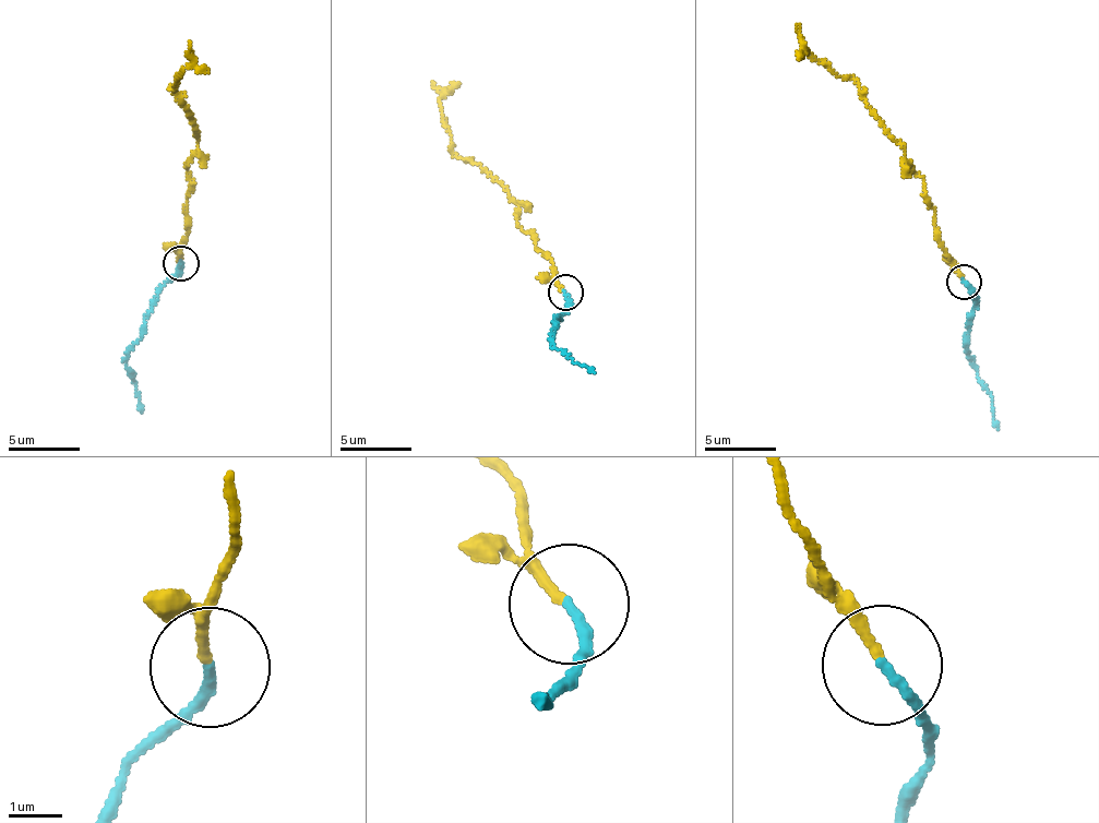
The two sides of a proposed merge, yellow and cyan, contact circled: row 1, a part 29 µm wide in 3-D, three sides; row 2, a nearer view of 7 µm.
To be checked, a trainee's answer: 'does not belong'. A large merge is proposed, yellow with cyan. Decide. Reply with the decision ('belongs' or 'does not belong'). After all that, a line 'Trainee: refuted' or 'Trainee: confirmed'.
does not belong
Trainee: confirmed

